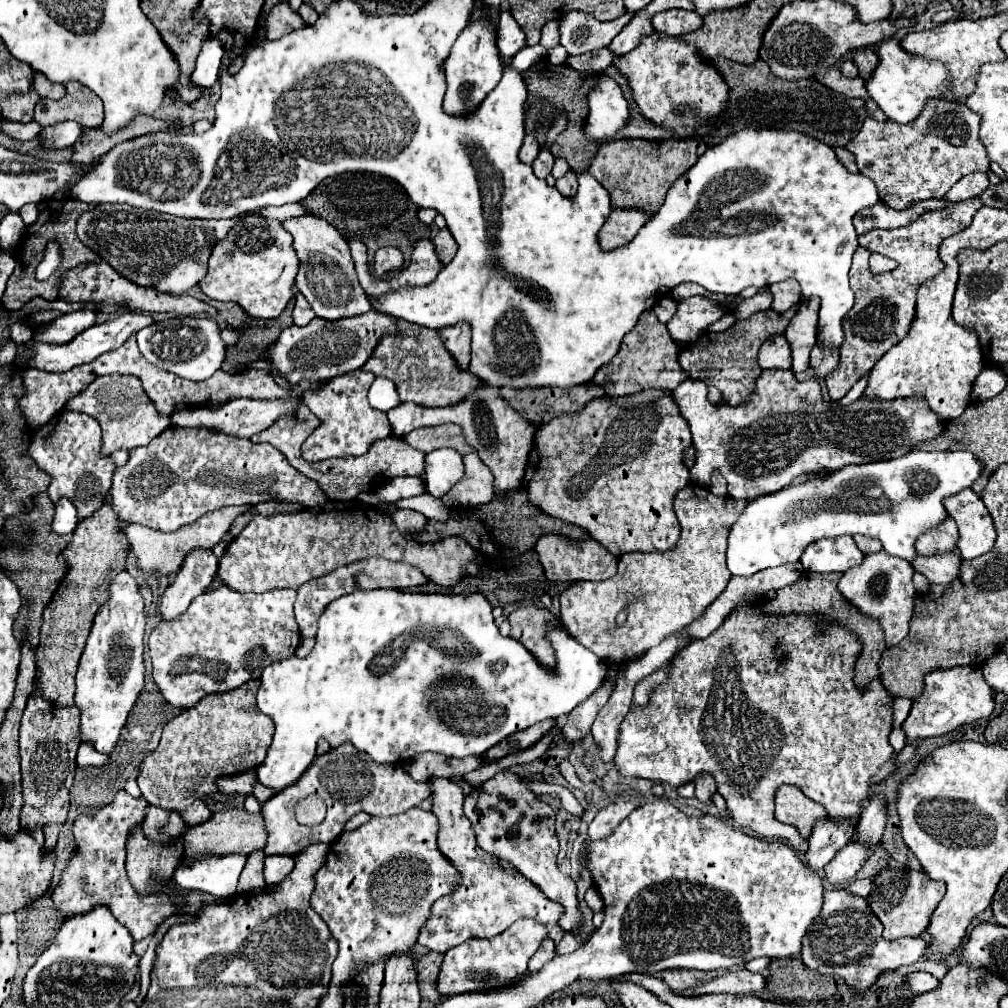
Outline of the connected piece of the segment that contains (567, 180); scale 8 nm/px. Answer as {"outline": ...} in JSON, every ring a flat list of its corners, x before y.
{"outline":[[569,171,565,177,557,179,557,191,563,195,563,197,573,197,573,193,577,193,577,177,575,177,575,171]]}

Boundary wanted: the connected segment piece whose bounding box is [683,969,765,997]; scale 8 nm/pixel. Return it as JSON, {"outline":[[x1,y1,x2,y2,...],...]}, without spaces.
{"outline":[[747,969,741,971,731,971,725,975,719,975,699,987,685,989,683,995,687,997,697,997,697,995,707,995,707,993,757,993,765,989,765,977,759,973,751,973]]}

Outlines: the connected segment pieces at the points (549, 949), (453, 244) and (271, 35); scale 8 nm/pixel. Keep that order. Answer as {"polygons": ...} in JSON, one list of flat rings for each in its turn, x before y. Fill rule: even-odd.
{"polygons":[[[545,937,543,939,543,943,541,943,541,947,535,951,535,955,529,959,529,973,537,973,547,961,551,961,551,957,553,957,553,941,549,939,549,937]],[[441,229,437,233,437,237,433,239,433,243,435,243,435,249,437,249,437,255,439,255,441,263,447,265,455,257,455,253,457,253,457,241,449,233,449,229]],[[283,1,283,3,275,5,269,11,269,15,265,17,265,33,263,33,263,37,265,39,279,39,279,37,283,37,283,35,287,35,287,33,291,33,295,29,301,29,301,27,305,27,305,23,299,17,299,13,295,13,289,7,289,3]]]}

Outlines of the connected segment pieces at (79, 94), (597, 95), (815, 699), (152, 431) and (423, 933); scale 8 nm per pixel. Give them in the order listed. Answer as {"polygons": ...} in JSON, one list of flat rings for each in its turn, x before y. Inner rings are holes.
{"polygons":[[[69,81,67,95,59,101,41,99,35,109,35,121,41,125,53,125,61,121,77,121,85,127,99,127,103,123,101,99,83,83]],[[609,75,601,77,587,93,587,105,589,113,583,125,583,133,593,141,603,143,603,137,611,141,621,131,621,119,627,125,631,117,623,89],[615,121,619,121,619,125,615,125]],[[761,599,755,601,745,601,737,609,733,609,723,625,711,633,711,637,693,641,691,647,685,647,681,655,671,663,671,673,663,685,657,685,653,693,649,695,649,703,645,707,633,707,625,721,621,723,619,735,617,735,617,755,615,755,615,767,621,771,621,775,629,777,643,777,651,779,655,783,669,783,673,787,685,785,687,781,693,781,703,771,709,771,715,781,717,781,717,791,723,795,727,809,731,813,731,819,753,831,753,835,767,839,767,841,787,841,789,847,793,847,797,853,805,855,807,853,807,841,793,829,791,825,779,823,773,817,773,793,779,785,791,783,799,787,809,799,815,803,821,803,831,819,845,819,845,817,855,817,861,813,861,801,867,797,867,789,871,785,871,777,879,771,879,767,891,757,893,749,889,749,889,733,891,733,891,723,893,723,893,697,889,697,889,691,885,691,883,683,879,679,873,679,869,683,869,689,861,691,853,677,855,677,855,661,861,655,861,639,853,635,845,625,839,625,837,621,825,619,823,615,779,615,779,613,761,613,759,609]],[[103,375,97,377,81,395,73,397,65,409,83,411,95,415,103,429,103,453,111,455,115,449,127,449,147,445,153,437,163,433,171,425,171,417,159,413,155,403,147,397,141,381,133,375]],[[449,779,429,781,433,789,433,813,439,819,437,845,441,855,453,863,461,875,461,885,455,893,435,901,425,925,419,929,417,943,437,953,445,953,455,945,471,937,493,937,503,933,513,921,521,917,533,917,543,925,557,923,561,917,561,905,549,901,529,879,517,869,501,869,499,857,485,853,475,839,475,829,463,813,463,793]]]}

